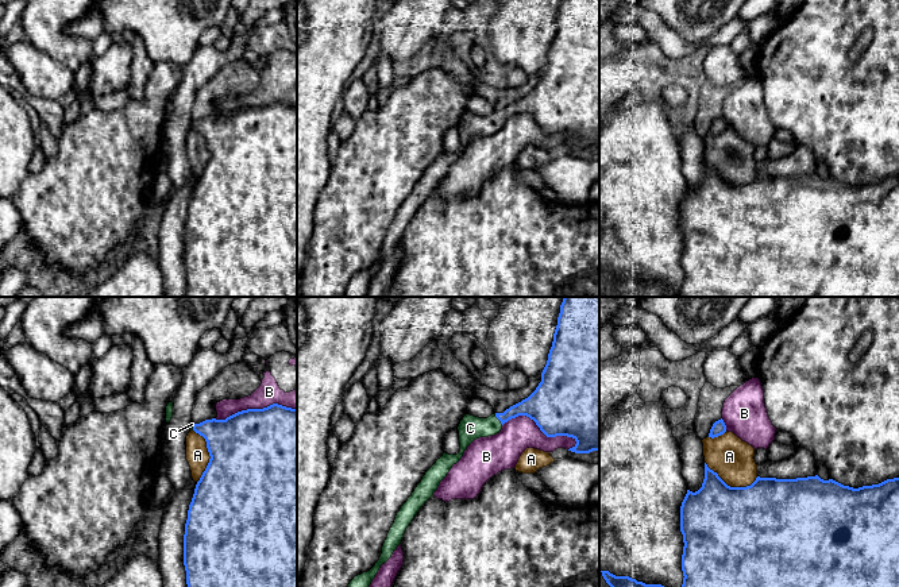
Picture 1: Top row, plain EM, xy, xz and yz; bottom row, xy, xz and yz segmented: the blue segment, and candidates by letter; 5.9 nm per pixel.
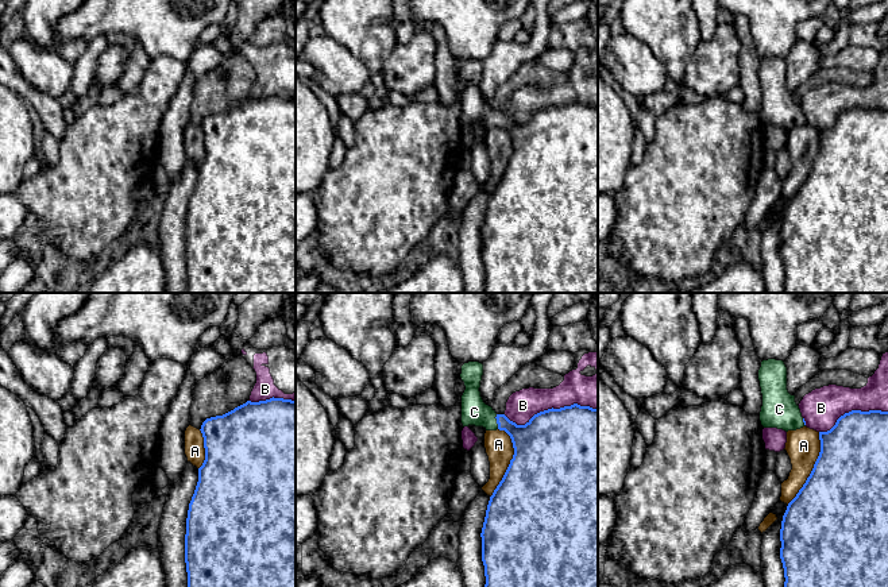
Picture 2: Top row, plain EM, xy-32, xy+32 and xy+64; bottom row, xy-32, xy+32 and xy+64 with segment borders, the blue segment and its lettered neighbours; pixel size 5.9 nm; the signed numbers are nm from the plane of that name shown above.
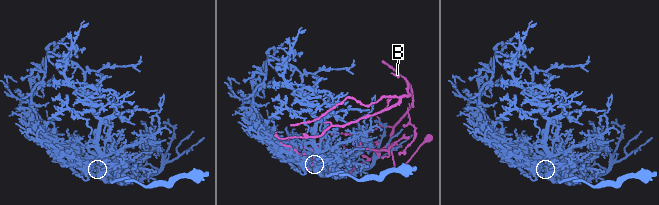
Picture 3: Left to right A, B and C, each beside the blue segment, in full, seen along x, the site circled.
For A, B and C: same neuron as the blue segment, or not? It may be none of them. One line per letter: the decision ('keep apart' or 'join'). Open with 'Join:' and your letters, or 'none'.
Join: C
A: keep apart
B: keep apart
C: join

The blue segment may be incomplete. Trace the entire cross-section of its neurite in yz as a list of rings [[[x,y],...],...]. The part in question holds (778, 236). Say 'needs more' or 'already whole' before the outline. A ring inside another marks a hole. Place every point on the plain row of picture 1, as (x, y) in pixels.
already whole | [[[705,161],[702,185],[687,192],[680,204],[683,232],[683,282],[678,297],[899,297],[899,175],[853,186],[818,173],[796,177],[760,175],[746,185],[728,184]]]

